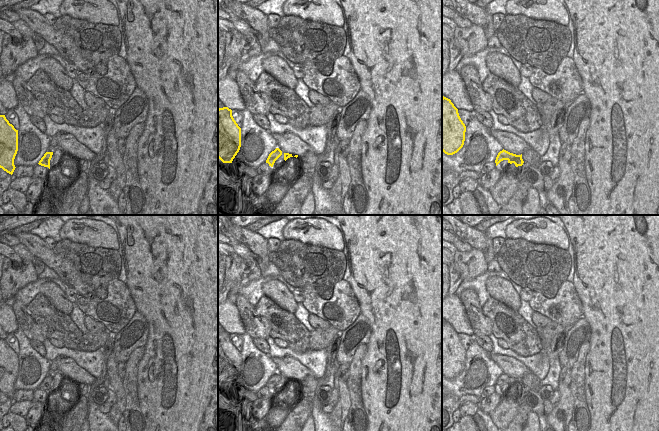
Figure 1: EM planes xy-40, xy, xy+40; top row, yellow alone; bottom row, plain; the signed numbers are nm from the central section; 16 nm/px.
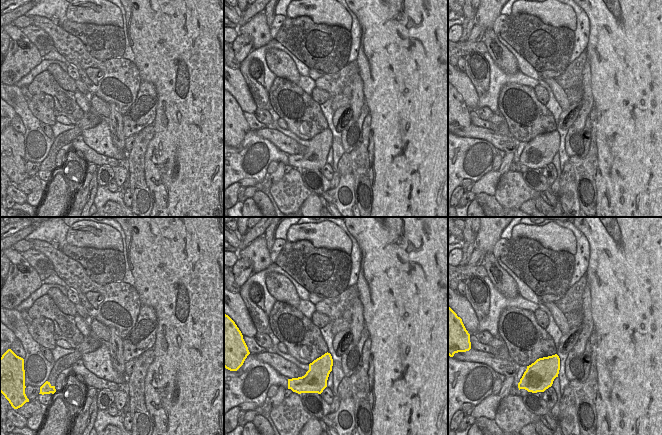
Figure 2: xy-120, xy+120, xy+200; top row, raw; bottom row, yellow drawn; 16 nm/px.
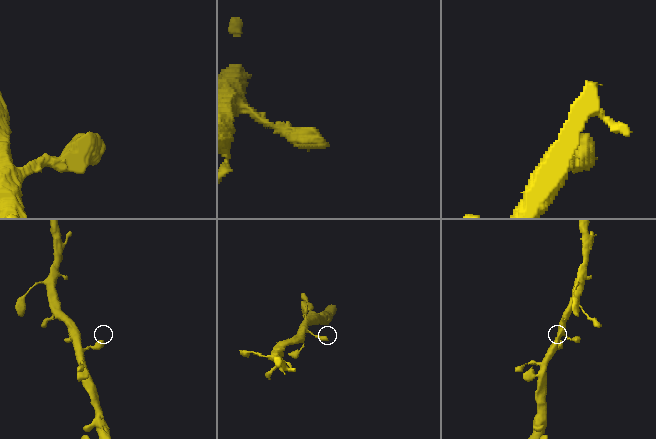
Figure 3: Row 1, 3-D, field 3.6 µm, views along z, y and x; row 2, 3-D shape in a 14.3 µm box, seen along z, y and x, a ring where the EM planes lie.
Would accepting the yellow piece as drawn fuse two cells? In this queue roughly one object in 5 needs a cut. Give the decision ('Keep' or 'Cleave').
Keep.

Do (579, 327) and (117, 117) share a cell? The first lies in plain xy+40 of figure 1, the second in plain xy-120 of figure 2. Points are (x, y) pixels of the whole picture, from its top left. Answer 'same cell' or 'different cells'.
different cells

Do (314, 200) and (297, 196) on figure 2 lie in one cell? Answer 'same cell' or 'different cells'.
different cells

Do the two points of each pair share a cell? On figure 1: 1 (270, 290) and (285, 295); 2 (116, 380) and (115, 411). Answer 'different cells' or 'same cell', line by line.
1: same cell
2: same cell

